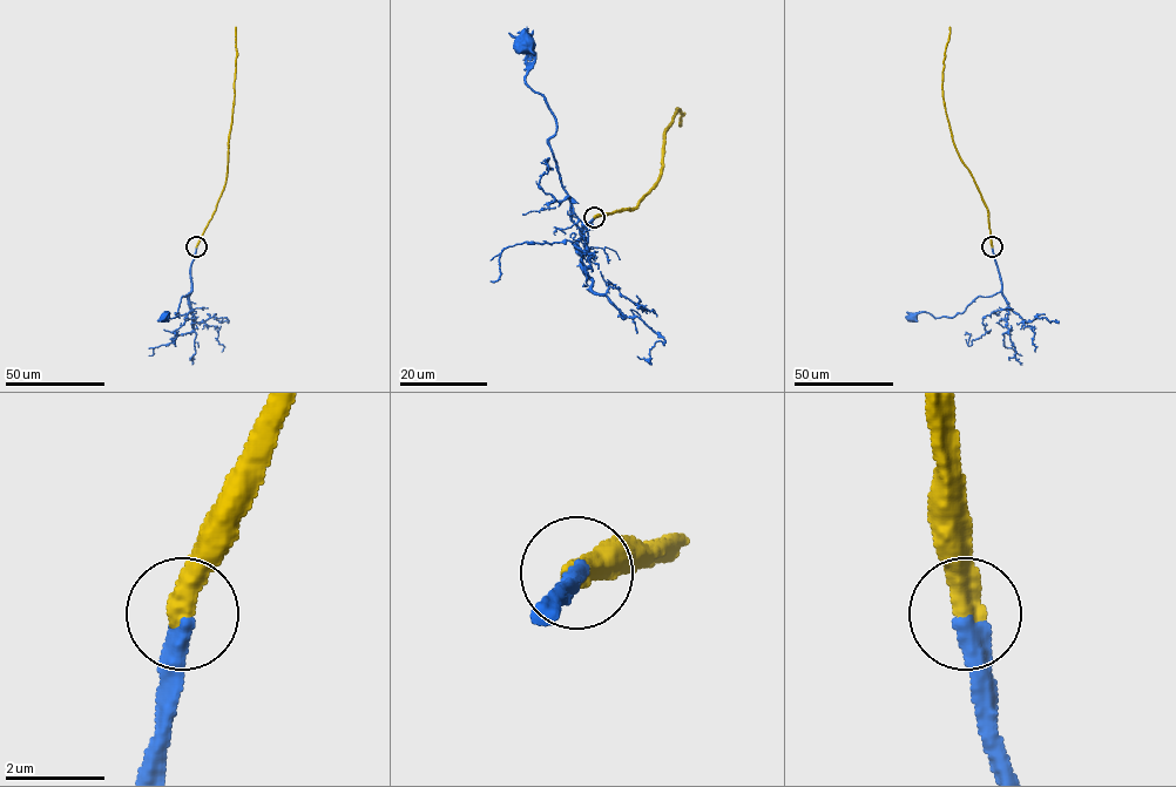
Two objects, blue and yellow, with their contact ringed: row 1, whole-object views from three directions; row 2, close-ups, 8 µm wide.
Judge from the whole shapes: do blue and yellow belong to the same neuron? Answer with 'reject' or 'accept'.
accept

